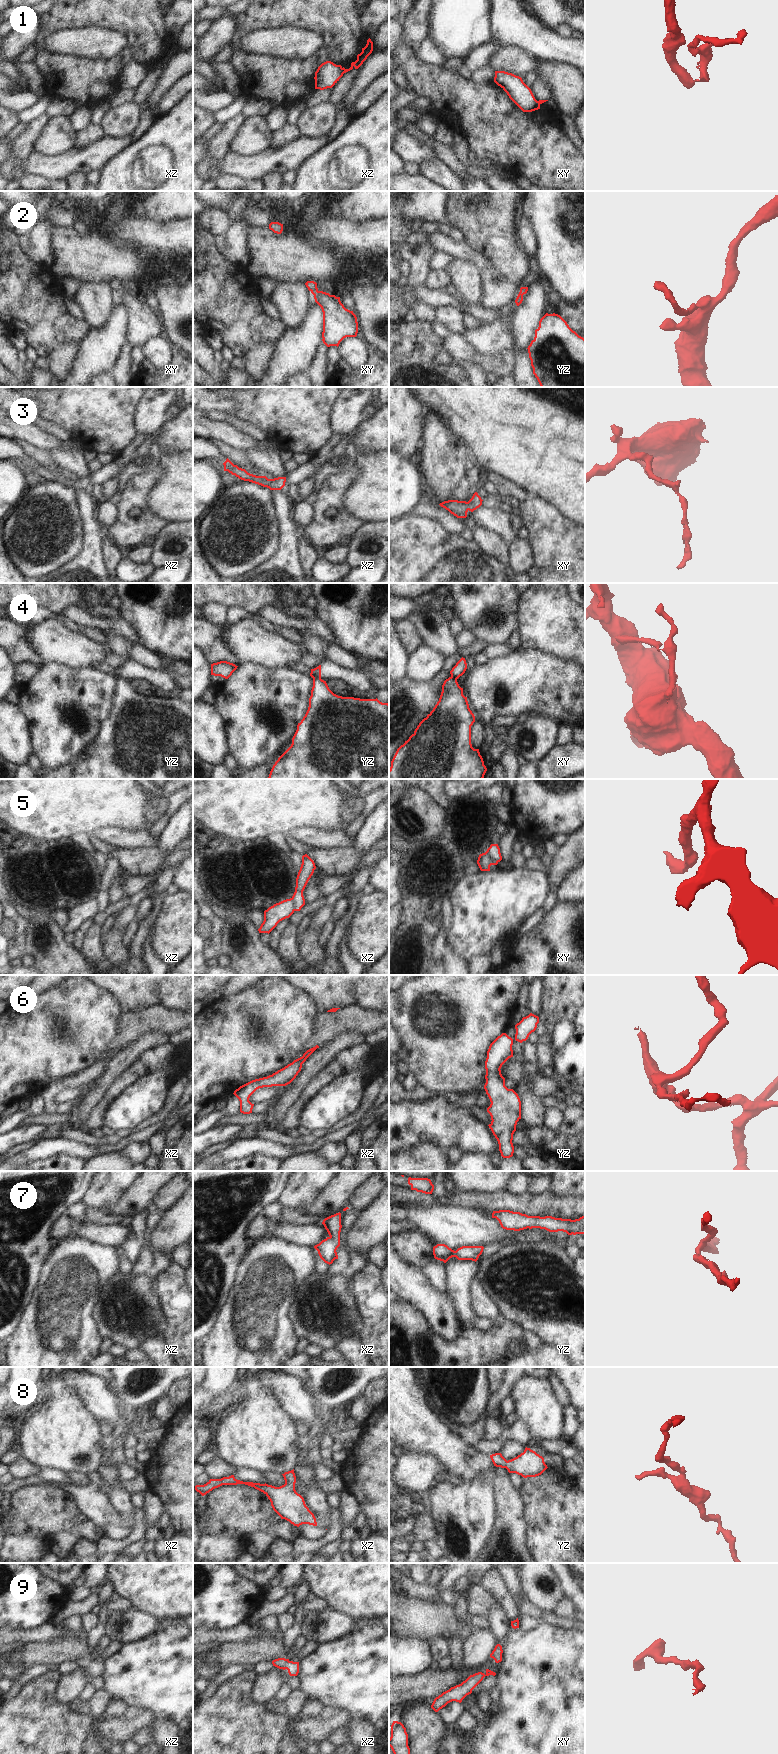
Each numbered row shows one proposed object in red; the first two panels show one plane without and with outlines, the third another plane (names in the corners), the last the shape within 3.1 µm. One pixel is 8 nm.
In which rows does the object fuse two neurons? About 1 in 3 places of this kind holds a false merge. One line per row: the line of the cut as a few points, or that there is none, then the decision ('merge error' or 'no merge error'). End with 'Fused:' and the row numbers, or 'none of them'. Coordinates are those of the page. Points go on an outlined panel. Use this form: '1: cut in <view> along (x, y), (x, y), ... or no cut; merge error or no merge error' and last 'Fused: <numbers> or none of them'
1: cut in xz along (341, 68), (343, 73); merge error
2: no cut; no merge error
3: no cut; no merge error
4: cut in yz along (313, 677), (320, 679); merge error
5: cut in xy along (486, 851), (497, 863); merge error
6: no cut; no merge error
7: no cut; no merge error
8: no cut; no merge error
9: no cut; no merge error
Fused: 1, 4, 5

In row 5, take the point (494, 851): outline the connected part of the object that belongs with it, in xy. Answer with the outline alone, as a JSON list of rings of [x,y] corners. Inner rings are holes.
[[[491,844],[490,847],[487,849],[487,852],[495,862],[498,863],[502,860],[502,856],[498,844]]]

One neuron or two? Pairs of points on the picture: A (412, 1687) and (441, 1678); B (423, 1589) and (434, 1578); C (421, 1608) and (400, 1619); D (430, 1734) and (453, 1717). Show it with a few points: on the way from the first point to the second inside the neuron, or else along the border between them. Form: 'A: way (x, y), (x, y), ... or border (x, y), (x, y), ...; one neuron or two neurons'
A: way (419, 1687), (434, 1682); one neuron
B: border (427, 1582), (436, 1585); two neurons
C: way (416, 1613), (412, 1617), (405, 1617); one neuron
D: border (436, 1712), (449, 1728); two neurons

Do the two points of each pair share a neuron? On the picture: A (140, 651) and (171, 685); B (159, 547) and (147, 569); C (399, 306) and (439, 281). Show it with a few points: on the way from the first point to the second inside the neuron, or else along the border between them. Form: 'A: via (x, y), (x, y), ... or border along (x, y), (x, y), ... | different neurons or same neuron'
A: border along (135, 661), (148, 668), (161, 671) | different neurons
B: border along (149, 562), (154, 567) | different neurons
C: border along (425, 285), (429, 289), (444, 289) | different neurons

